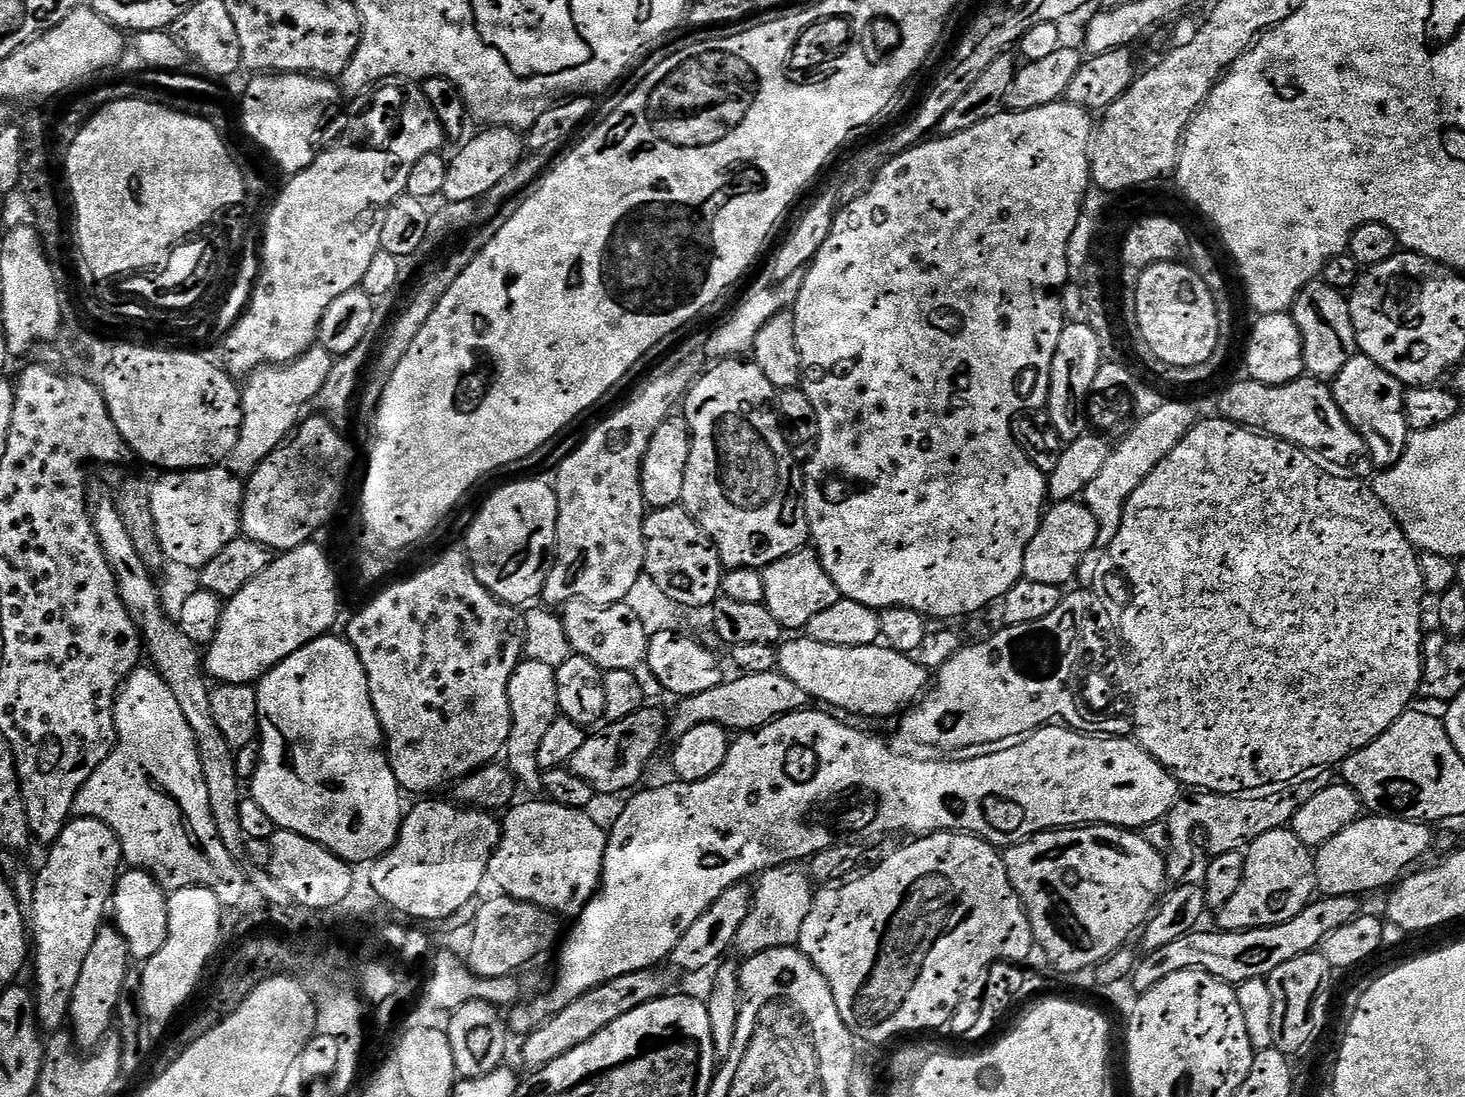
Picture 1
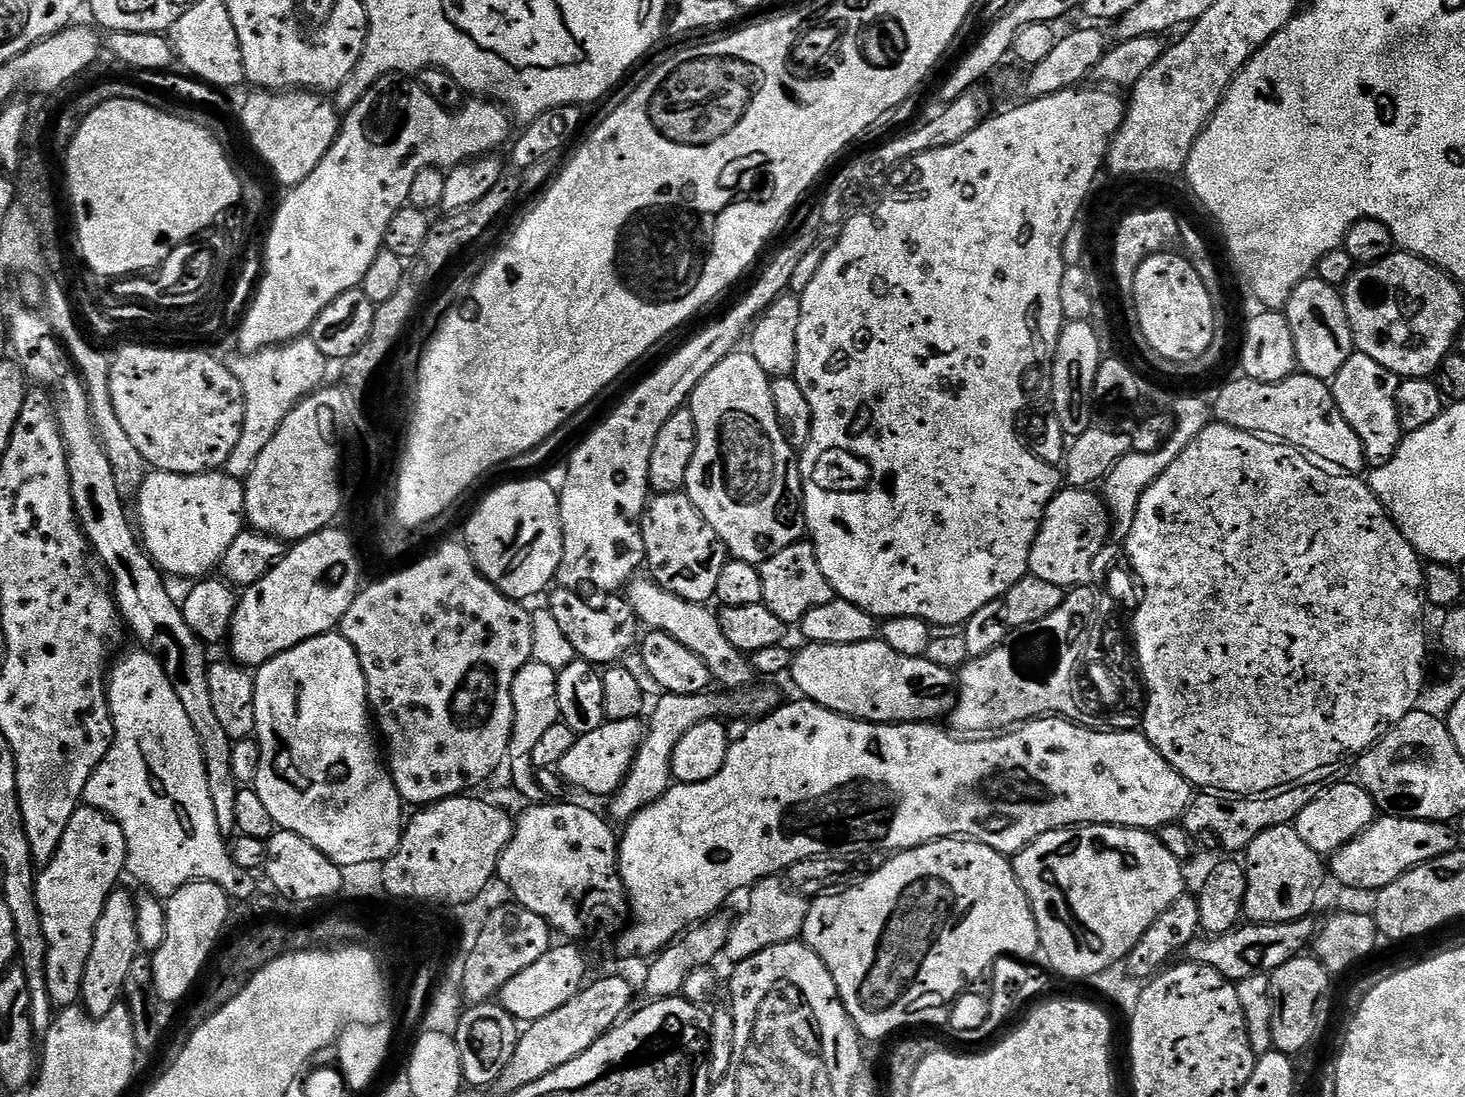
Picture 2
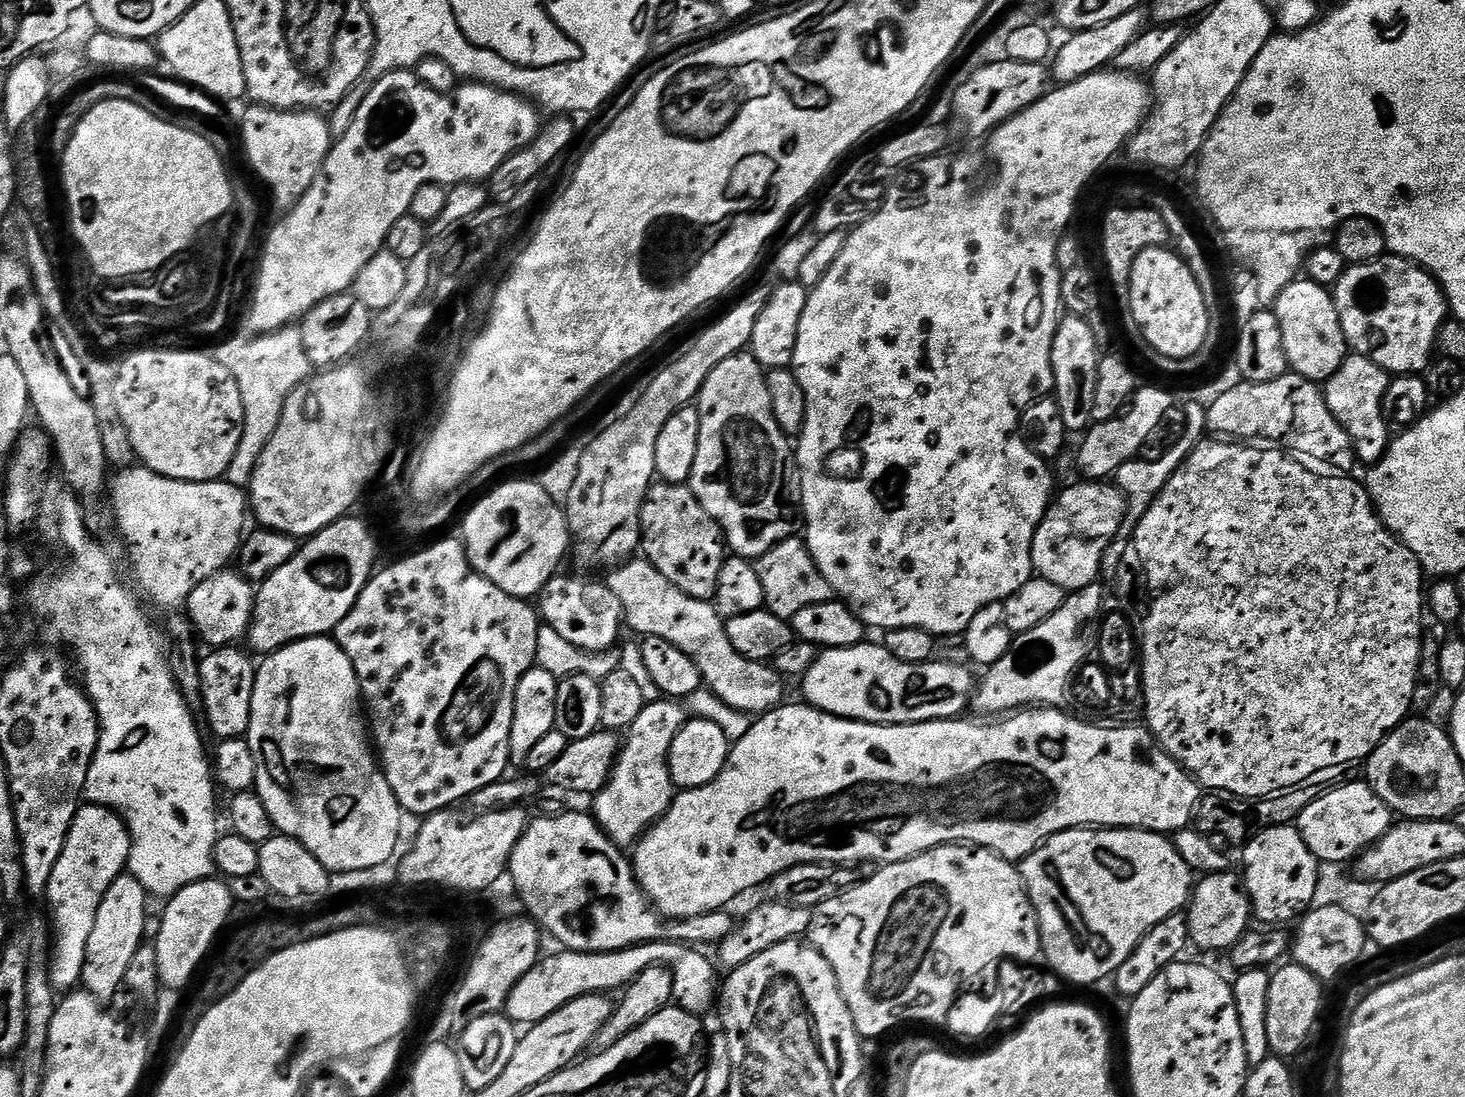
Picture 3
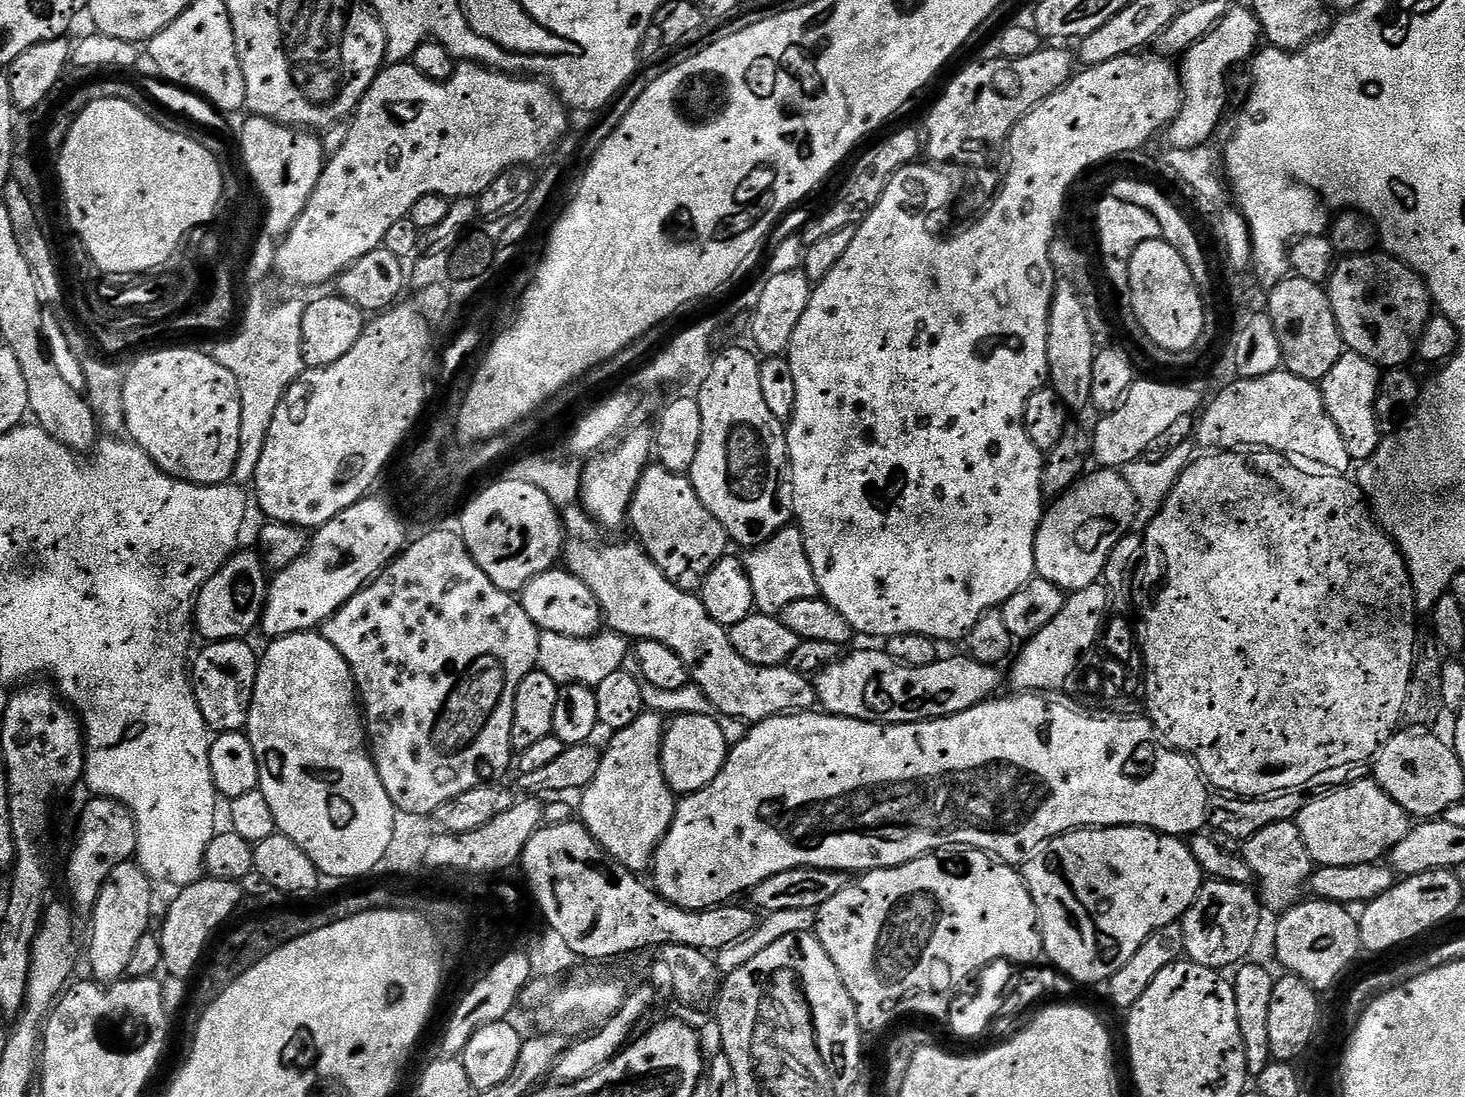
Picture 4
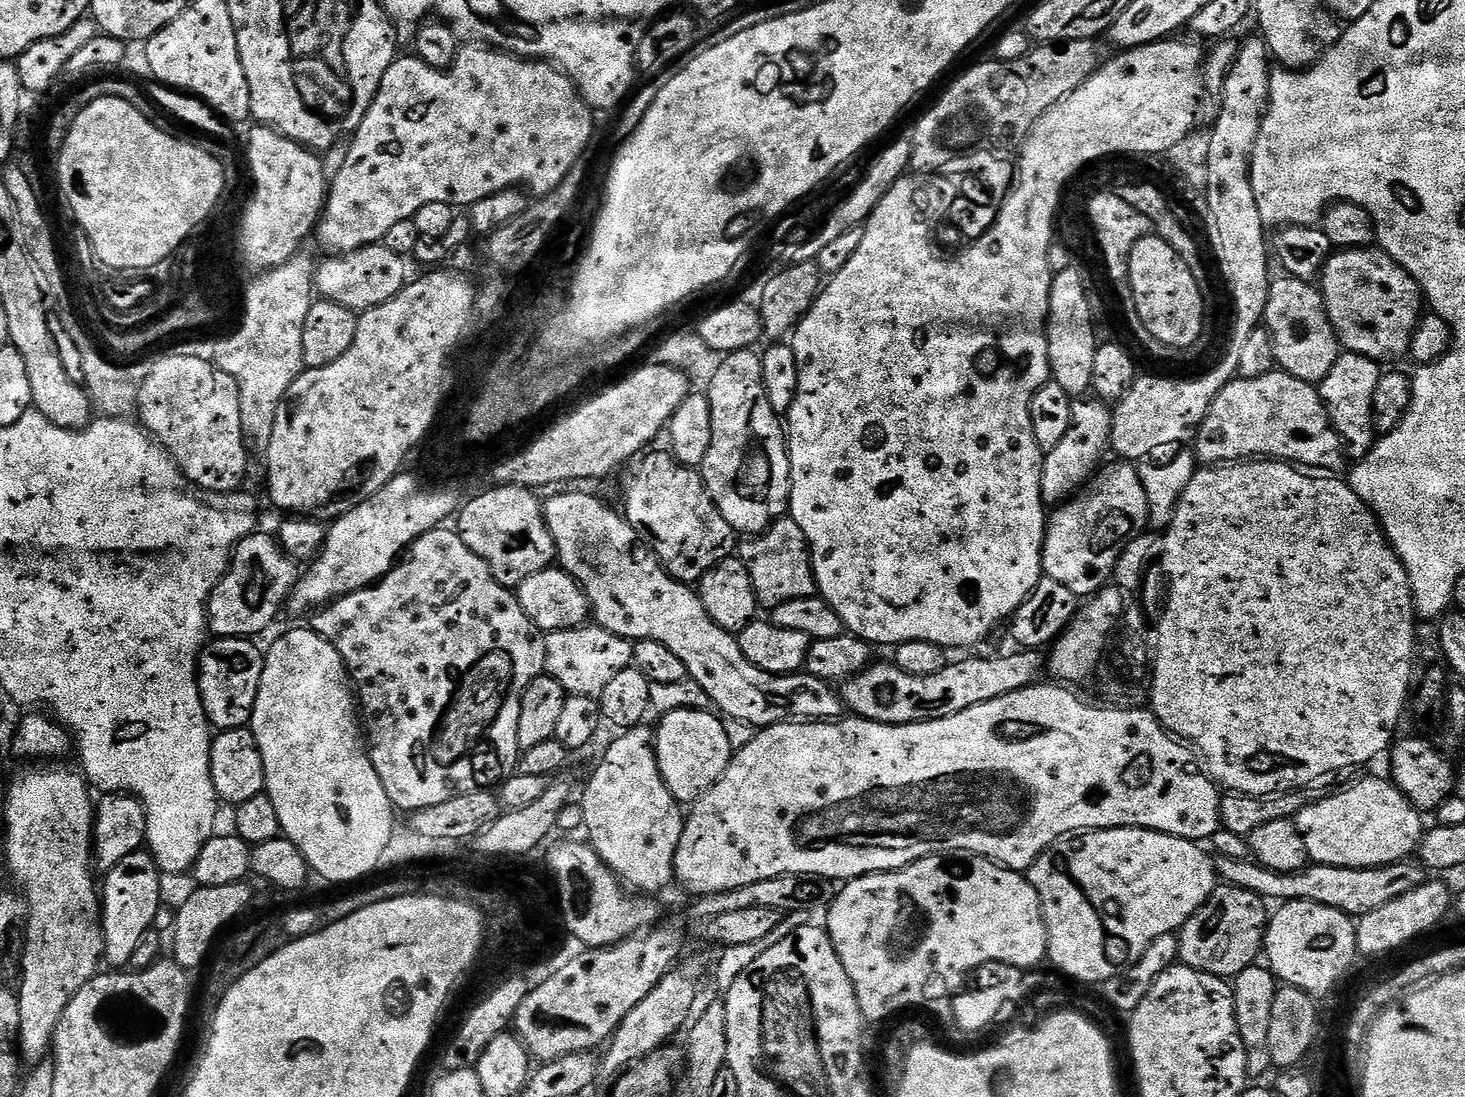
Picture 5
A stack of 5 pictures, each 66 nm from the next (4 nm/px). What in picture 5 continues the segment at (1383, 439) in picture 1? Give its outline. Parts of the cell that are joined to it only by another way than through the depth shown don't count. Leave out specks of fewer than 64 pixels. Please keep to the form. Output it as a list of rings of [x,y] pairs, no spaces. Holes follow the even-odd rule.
[[[1344,350],[1334,362],[1334,366],[1330,366],[1330,374],[1326,374],[1326,378],[1322,378],[1319,382],[1320,400],[1349,461],[1355,462],[1366,458],[1366,454],[1370,454],[1373,444],[1378,439],[1372,407],[1374,390],[1378,390],[1381,375],[1382,368],[1377,361],[1357,352]]]

